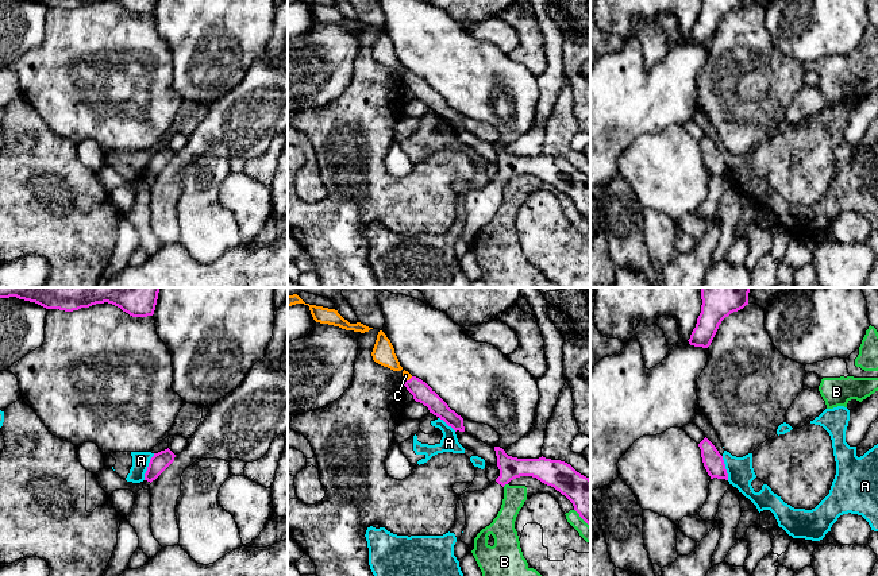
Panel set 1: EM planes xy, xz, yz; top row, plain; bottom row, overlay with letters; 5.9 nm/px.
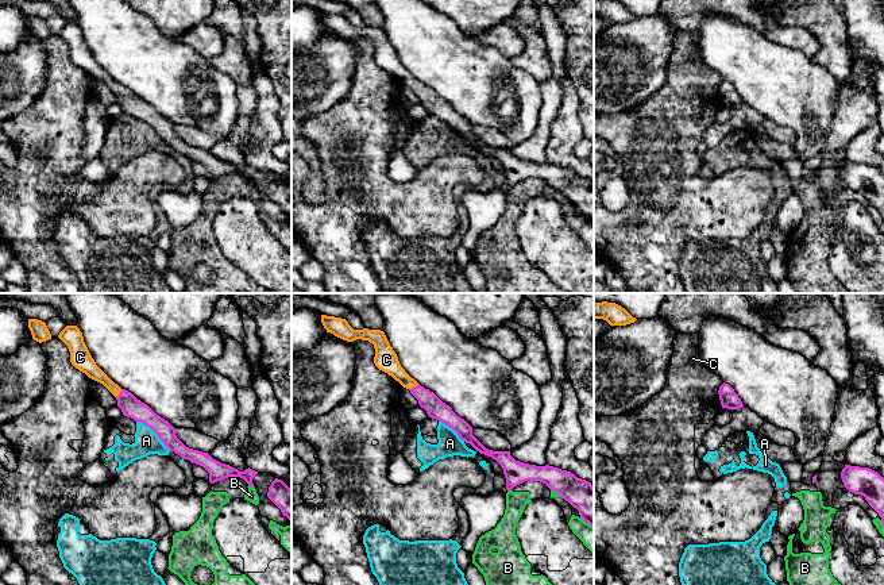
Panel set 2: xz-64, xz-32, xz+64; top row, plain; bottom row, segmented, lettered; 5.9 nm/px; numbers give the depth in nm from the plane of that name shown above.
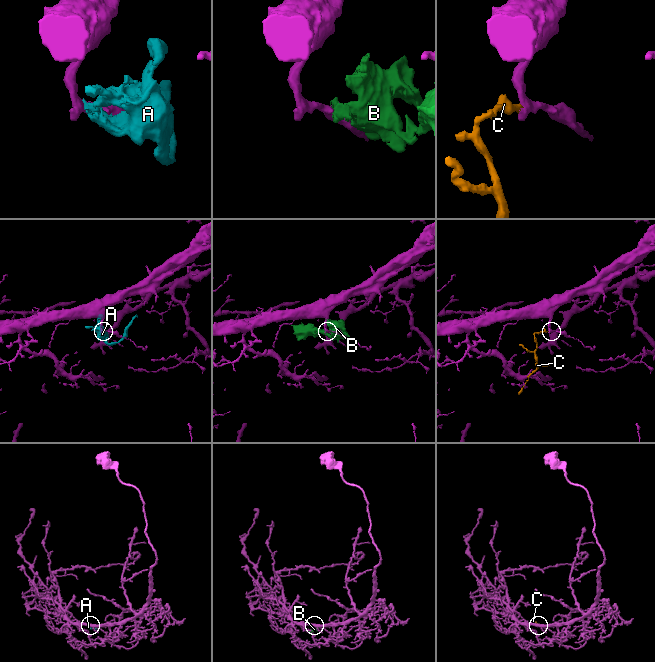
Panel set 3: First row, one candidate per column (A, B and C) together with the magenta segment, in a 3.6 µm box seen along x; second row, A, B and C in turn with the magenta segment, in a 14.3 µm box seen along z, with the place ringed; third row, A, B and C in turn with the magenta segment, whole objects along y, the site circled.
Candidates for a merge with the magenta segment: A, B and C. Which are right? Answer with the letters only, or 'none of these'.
C

